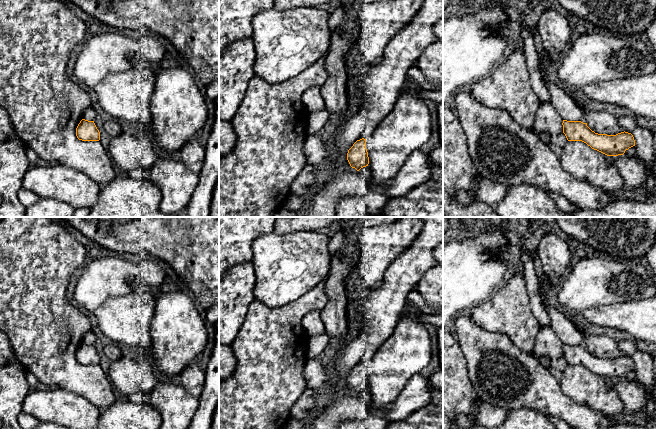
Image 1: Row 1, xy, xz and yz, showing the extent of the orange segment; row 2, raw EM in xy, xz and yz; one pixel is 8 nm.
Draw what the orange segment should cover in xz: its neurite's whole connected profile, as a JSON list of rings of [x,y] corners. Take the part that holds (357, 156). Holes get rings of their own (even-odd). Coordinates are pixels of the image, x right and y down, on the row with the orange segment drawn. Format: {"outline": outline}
{"outline": [[[366,139],[357,140],[348,150],[347,160],[352,168],[355,168],[368,180],[371,176],[371,170],[368,166],[369,157],[366,149]]]}

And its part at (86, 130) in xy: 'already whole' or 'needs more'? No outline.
already whole

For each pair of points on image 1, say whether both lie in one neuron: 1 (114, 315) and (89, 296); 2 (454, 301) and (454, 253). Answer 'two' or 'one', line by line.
1: two
2: one

